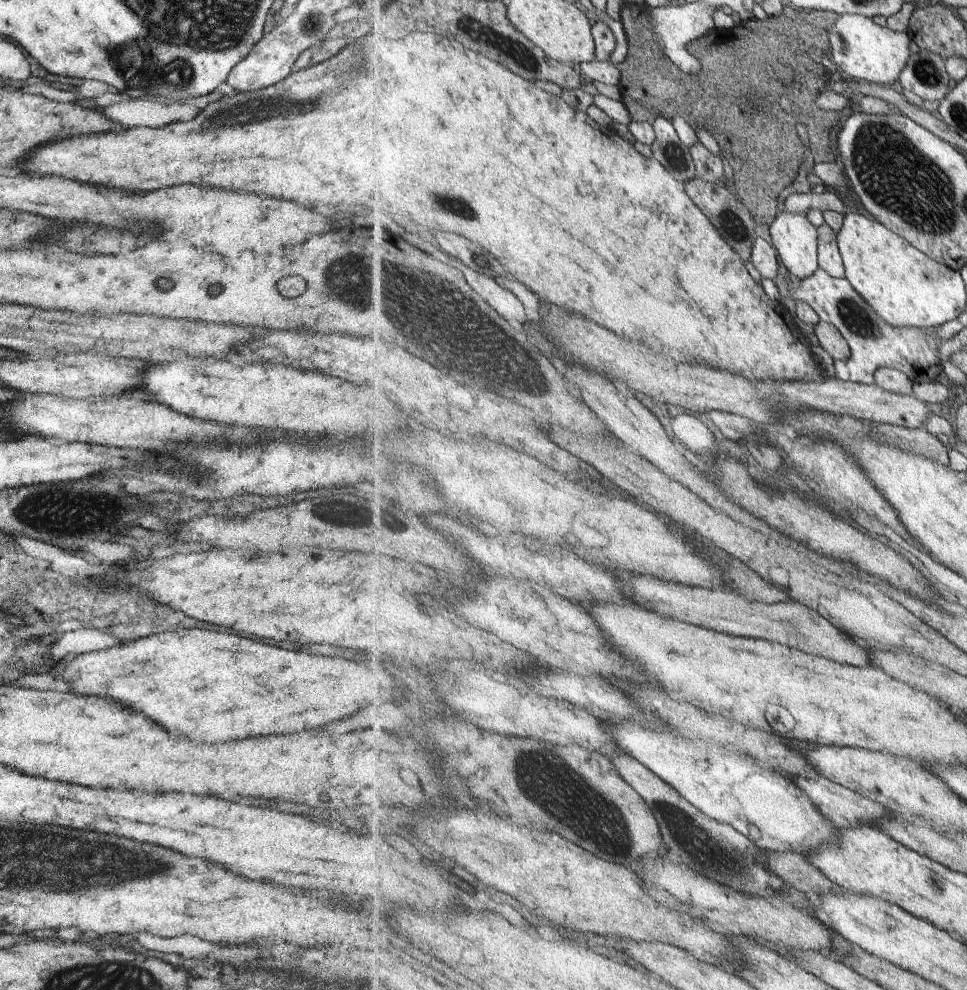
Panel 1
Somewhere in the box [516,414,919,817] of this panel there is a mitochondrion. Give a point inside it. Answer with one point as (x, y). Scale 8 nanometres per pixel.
(535, 772)

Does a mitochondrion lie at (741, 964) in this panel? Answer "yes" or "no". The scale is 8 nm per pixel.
no

